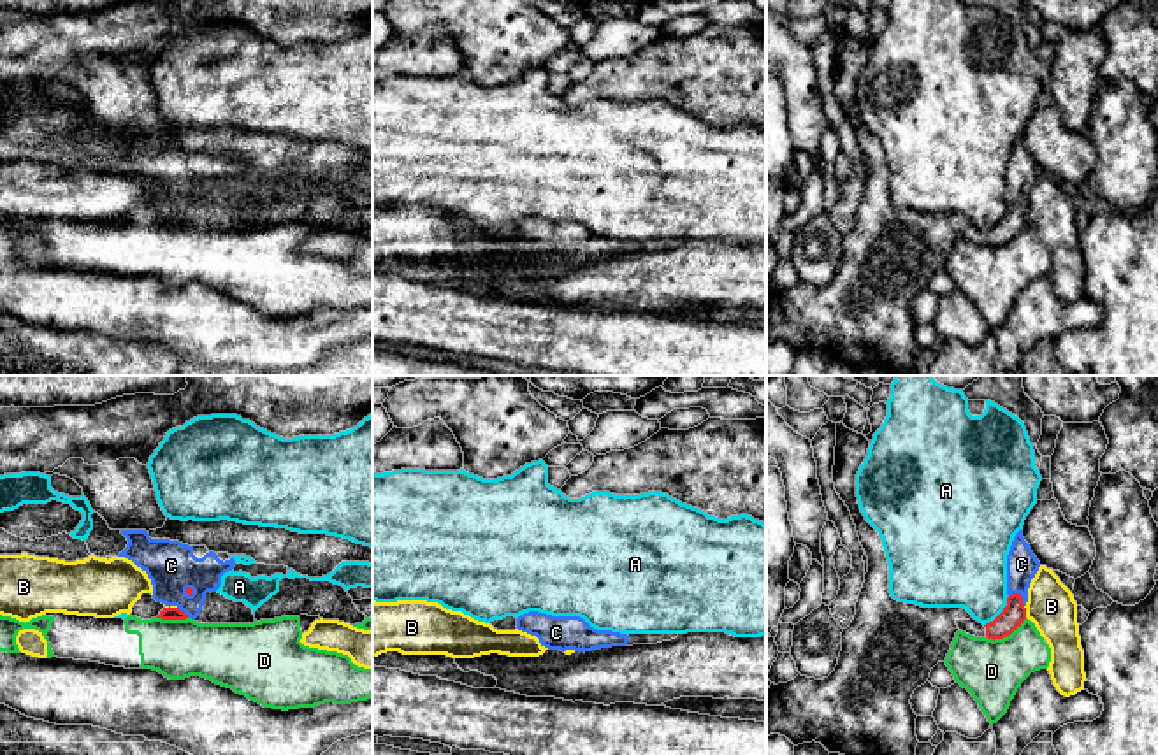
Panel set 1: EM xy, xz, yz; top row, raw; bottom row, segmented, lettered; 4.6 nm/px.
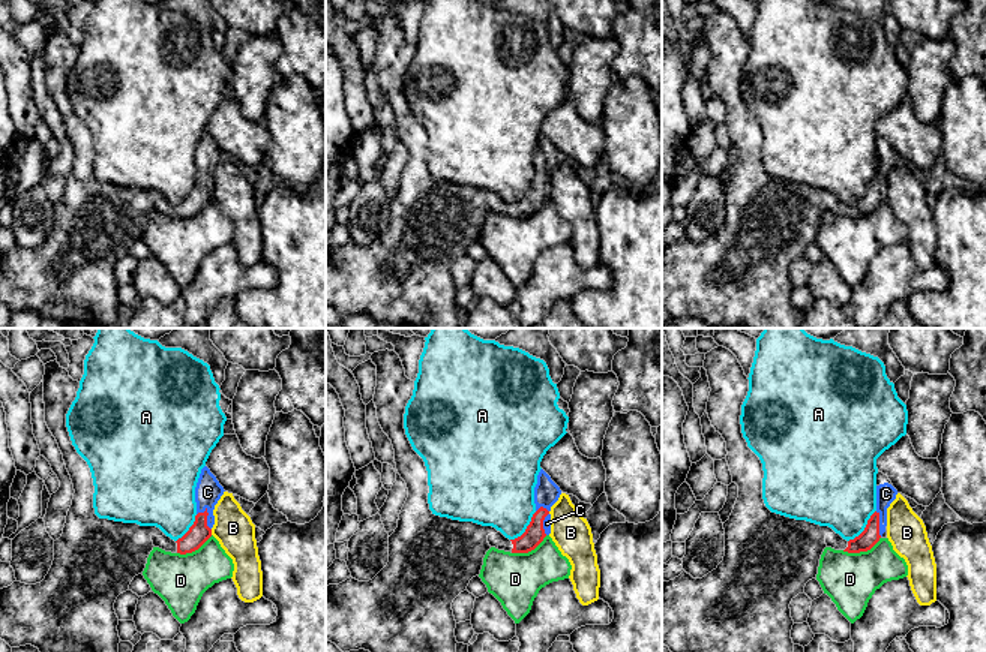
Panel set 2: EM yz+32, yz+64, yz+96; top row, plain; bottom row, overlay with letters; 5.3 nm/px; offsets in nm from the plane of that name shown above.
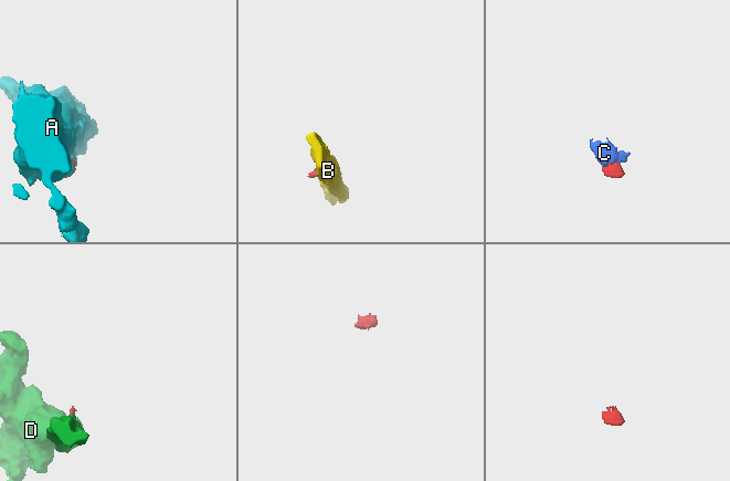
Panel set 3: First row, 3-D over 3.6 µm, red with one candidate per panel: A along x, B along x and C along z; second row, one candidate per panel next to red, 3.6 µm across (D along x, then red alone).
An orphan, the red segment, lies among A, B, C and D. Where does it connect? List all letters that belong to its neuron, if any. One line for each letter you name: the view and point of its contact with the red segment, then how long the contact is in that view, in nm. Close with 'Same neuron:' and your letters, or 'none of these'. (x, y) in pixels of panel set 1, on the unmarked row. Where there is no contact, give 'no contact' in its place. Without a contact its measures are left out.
C: contact yz (1020, 202); length 90 nm
Same neuron: C

